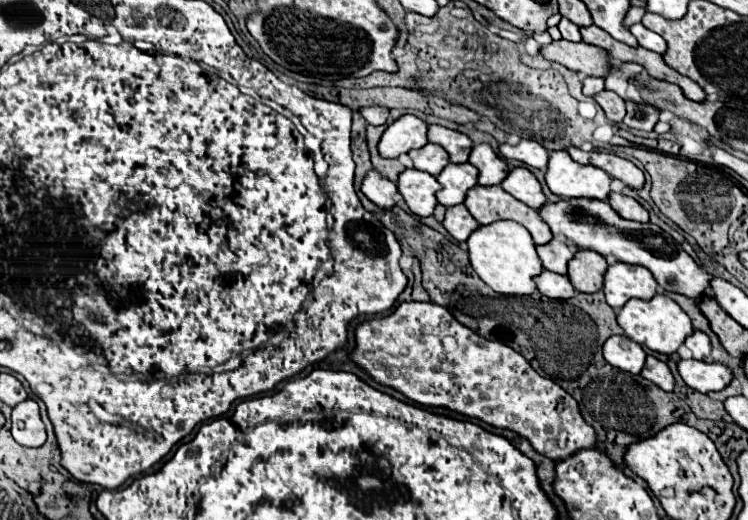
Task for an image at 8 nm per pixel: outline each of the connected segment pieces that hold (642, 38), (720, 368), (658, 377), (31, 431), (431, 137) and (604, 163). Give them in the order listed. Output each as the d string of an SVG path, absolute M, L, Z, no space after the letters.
M642 23L632 25L630 31L632 31L632 35L638 39L638 43L640 43L642 47L652 49L652 51L656 51L656 53L660 53L660 55L666 51L666 41L664 41L658 33L652 33L650 29L646 29Z
M680 359L678 373L682 375L684 383L688 383L688 387L700 393L720 391L732 379L732 371L726 365L706 363L706 361L696 361L696 359Z
M646 357L646 365L644 369L640 371L640 375L646 379L646 381L652 381L654 385L658 385L660 389L664 391L672 391L674 389L674 377L668 369L668 365L656 357Z
M26 399L12 409L12 437L24 447L42 447L46 441L46 429L40 419L38 403Z
M428 125L428 141L442 145L448 151L452 163L466 163L468 161L472 141L464 133L442 127L442 125Z
M570 147L568 153L572 155L574 161L582 163L582 165L594 165L600 167L602 171L606 171L610 177L620 179L622 183L626 183L632 189L642 189L644 187L644 173L628 159L618 157L614 153L604 153L604 151L582 151L578 147Z

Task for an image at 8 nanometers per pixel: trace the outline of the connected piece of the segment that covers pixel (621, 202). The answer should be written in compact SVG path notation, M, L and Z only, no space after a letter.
M610 193L608 203L612 205L612 209L614 209L618 215L622 215L622 217L626 217L626 219L642 221L642 223L648 221L648 211L646 211L636 199L632 199L632 197L628 197L628 195Z

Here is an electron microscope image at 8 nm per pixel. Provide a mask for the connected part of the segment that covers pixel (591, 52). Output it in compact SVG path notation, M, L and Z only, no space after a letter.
M566 39L552 41L550 45L544 45L540 53L548 61L556 61L560 65L566 65L572 71L582 71L586 75L604 77L608 69L608 53L584 41L580 43L572 43Z

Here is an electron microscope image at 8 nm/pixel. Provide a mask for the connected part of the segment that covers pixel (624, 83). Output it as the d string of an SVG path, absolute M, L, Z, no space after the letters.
M624 63L620 71L616 71L616 73L612 73L612 75L608 75L608 77L605 78L605 89L612 89L612 91L616 91L625 101L629 100L626 94L629 79L632 75L638 75L642 69L644 69L642 65Z

